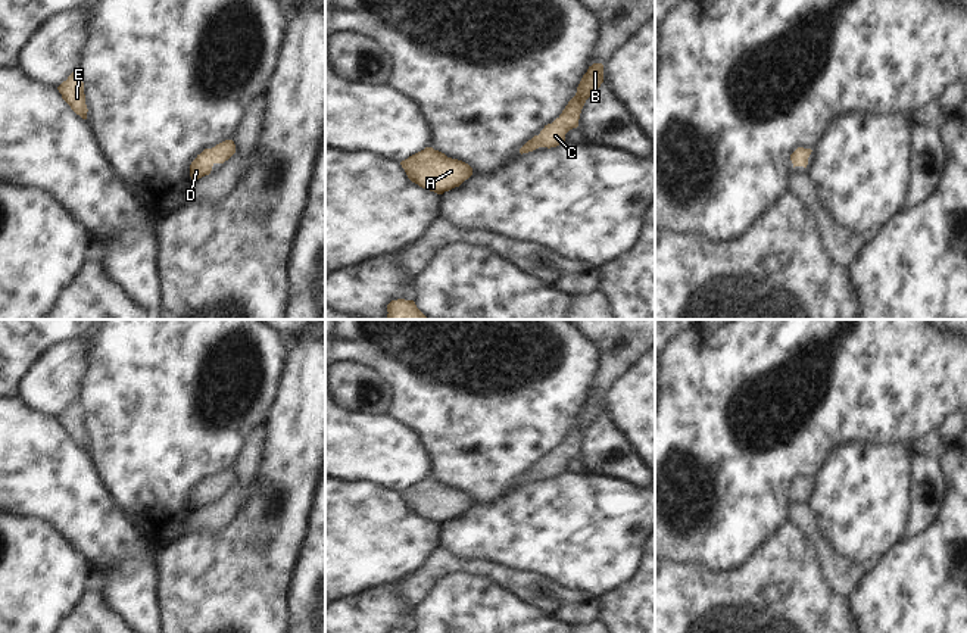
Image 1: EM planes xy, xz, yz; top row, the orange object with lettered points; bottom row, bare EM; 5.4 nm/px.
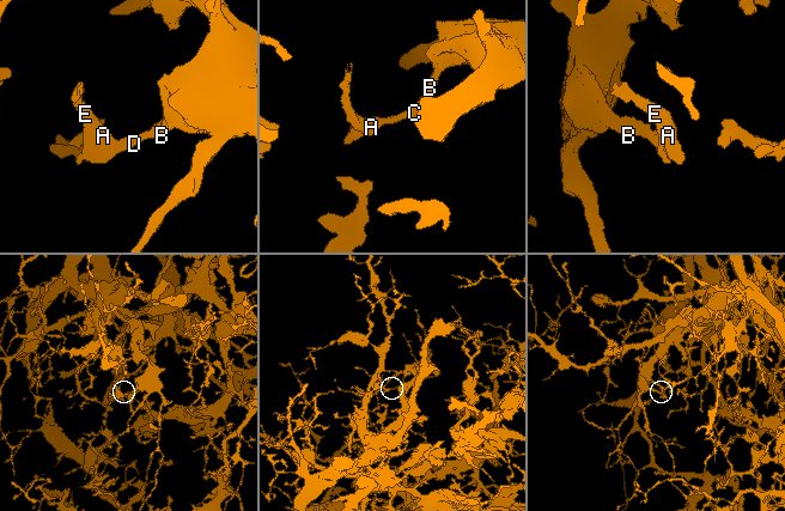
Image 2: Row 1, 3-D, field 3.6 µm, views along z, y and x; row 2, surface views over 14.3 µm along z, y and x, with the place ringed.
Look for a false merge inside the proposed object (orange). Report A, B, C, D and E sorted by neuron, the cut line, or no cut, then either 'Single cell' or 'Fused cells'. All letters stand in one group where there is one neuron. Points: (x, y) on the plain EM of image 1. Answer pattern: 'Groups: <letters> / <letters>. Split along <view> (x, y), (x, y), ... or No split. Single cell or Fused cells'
Groups: A B C D E. No split. Single cell

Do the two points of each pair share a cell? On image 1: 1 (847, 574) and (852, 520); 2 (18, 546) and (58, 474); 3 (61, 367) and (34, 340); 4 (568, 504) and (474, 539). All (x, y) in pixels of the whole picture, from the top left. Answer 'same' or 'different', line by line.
1: different
2: different
3: different
4: same

